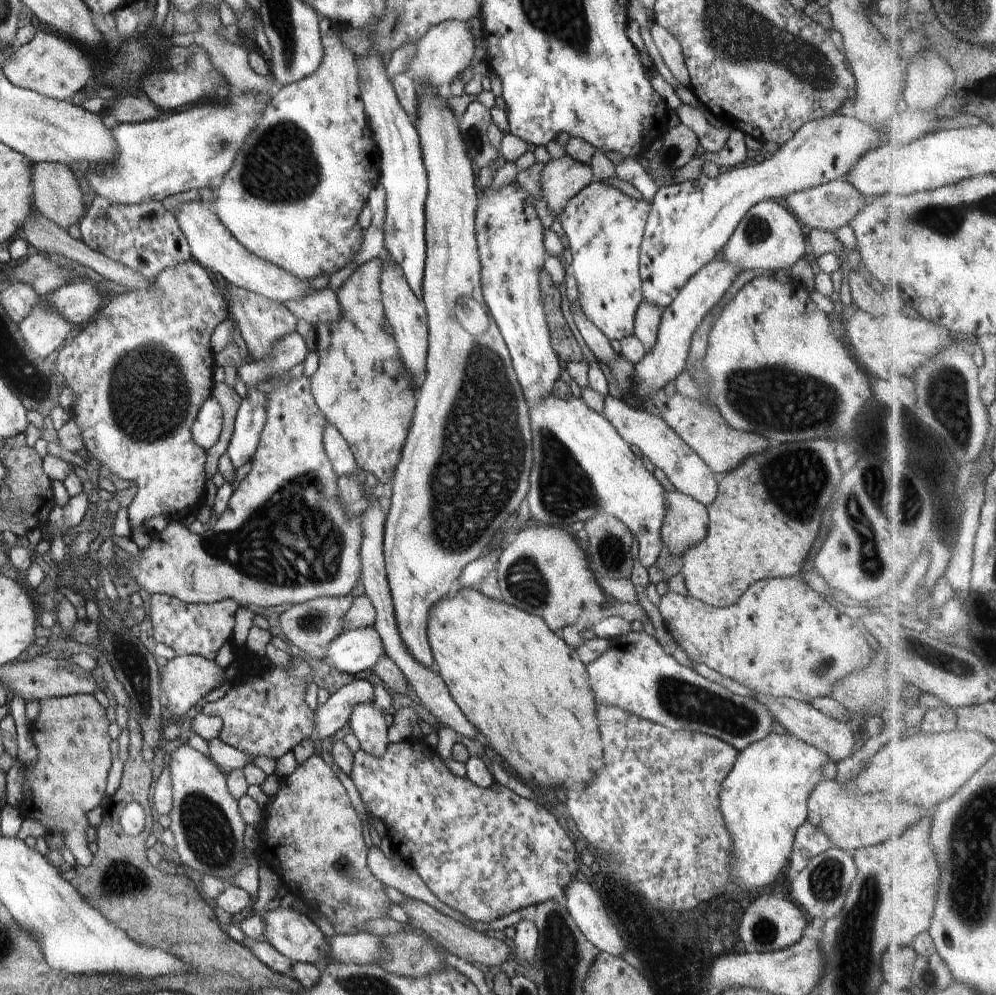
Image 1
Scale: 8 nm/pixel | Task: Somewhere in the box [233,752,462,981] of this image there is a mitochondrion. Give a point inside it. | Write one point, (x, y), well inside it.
(344, 868)

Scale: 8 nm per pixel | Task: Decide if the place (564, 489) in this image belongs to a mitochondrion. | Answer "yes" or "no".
yes

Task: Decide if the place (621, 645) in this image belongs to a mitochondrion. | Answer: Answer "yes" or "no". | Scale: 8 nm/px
no

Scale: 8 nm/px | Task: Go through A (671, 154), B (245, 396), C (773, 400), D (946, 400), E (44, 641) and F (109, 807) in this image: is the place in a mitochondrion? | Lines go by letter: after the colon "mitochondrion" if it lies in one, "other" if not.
A: mitochondrion
B: other
C: mitochondrion
D: mitochondrion
E: other
F: other

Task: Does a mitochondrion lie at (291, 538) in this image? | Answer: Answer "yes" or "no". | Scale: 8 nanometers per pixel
yes

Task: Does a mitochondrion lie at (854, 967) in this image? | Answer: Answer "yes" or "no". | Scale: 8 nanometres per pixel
yes

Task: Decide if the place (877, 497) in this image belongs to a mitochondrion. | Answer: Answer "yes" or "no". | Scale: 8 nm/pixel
yes

